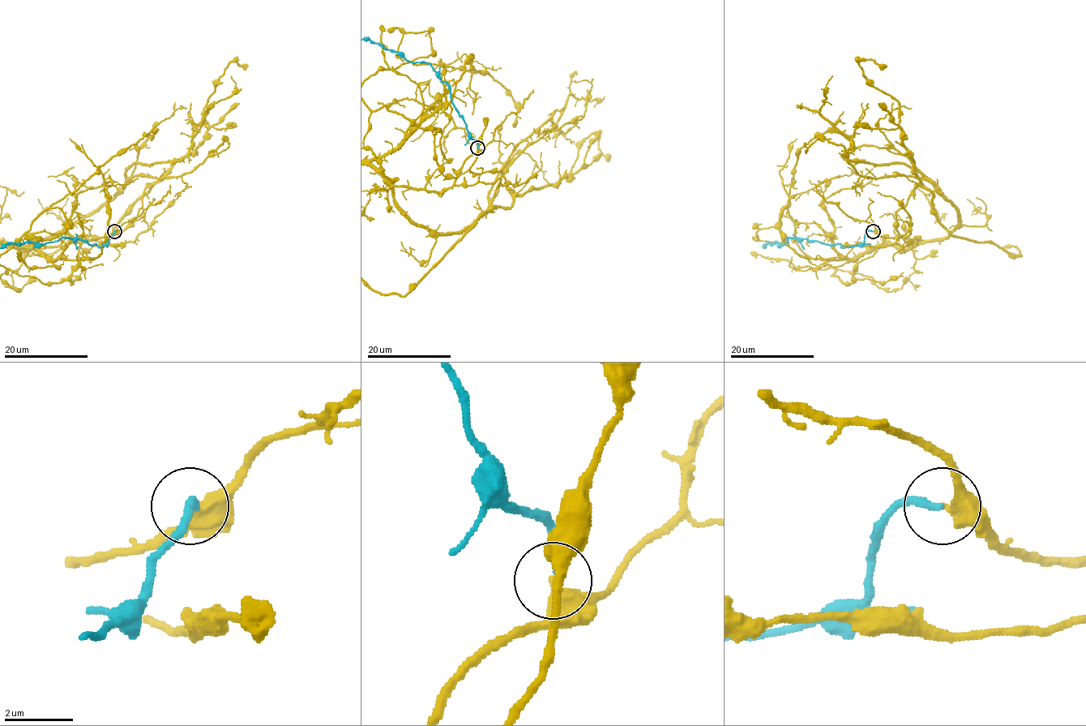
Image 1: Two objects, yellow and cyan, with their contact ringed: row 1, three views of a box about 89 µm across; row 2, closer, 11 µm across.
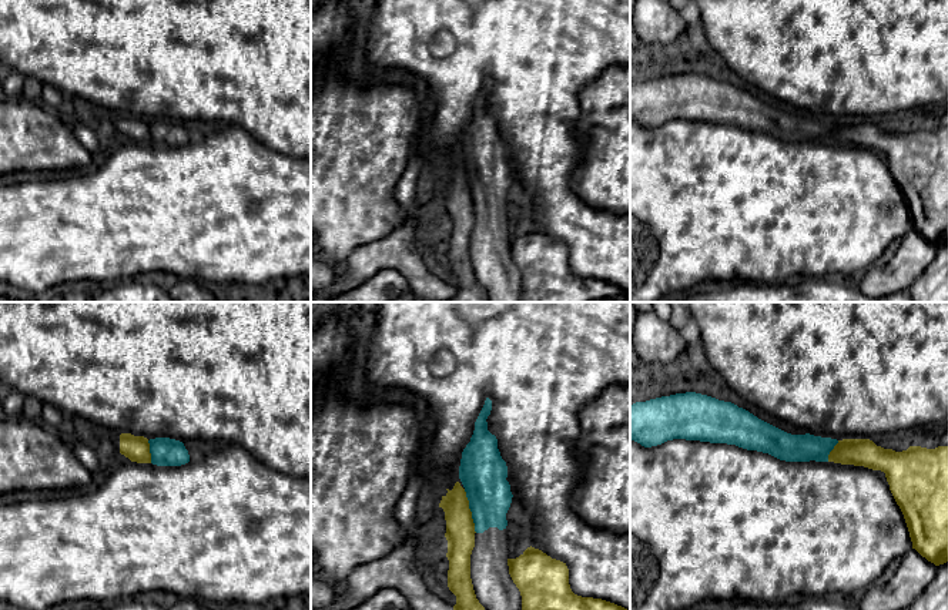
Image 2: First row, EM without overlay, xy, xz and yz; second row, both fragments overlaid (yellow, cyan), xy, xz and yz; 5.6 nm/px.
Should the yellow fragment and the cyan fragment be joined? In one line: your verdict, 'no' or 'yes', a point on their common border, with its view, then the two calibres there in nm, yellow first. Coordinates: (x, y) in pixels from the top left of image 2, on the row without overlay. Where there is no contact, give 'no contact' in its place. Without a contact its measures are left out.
no | xz (469, 191) | 160/260 nm

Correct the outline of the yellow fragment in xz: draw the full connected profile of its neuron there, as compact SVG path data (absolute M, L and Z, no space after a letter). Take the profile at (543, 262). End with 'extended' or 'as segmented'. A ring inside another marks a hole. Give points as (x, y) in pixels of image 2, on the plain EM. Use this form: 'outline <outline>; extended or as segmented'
outline M527 228L519 238L508 239L509 255L522 276L520 302L630 302L630 291L614 284L582 278L572 272L566 244L539 229Z; as segmented

